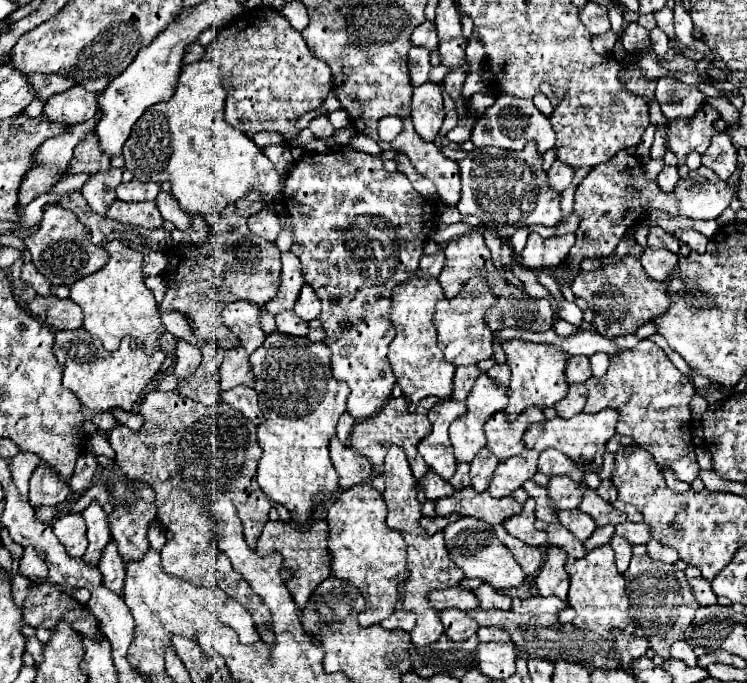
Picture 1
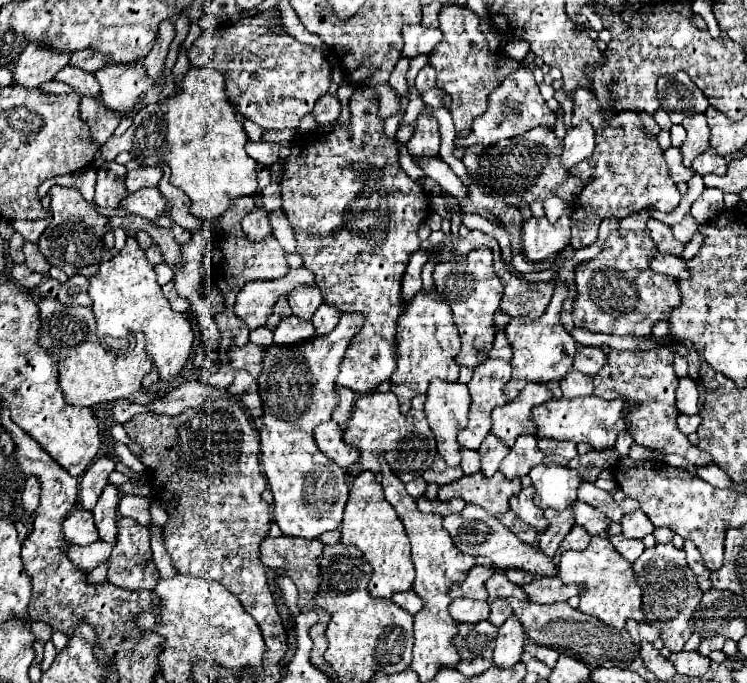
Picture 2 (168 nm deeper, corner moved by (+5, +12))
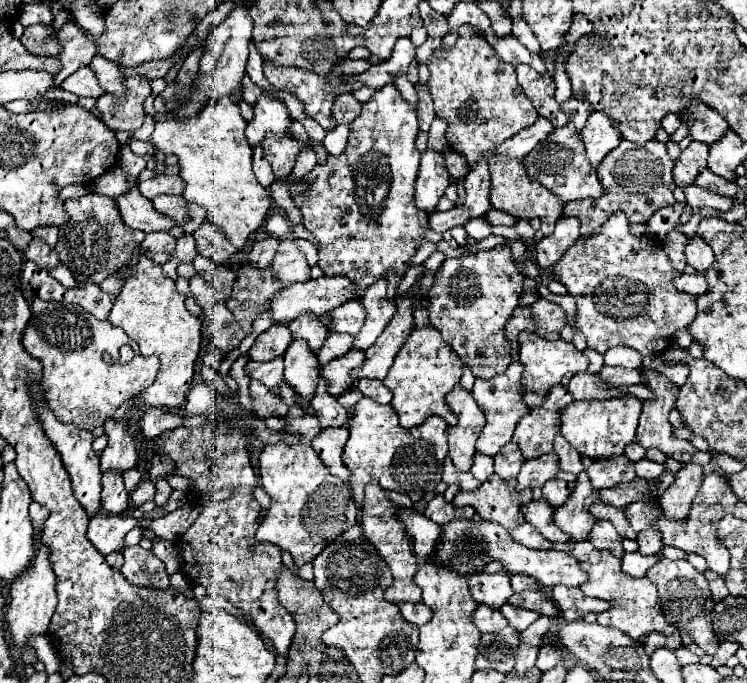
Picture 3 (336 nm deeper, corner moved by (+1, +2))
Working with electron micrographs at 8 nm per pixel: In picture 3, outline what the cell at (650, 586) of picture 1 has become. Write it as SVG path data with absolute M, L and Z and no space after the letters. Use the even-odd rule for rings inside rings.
M665 556L659 558L659 562L647 572L647 578L657 586L663 616L667 622L671 622L679 632L685 632L691 636L691 640L703 648L705 654L715 654L719 640L713 634L711 622L713 622L713 598L709 592L709 582L701 572L697 572L689 560L669 560Z

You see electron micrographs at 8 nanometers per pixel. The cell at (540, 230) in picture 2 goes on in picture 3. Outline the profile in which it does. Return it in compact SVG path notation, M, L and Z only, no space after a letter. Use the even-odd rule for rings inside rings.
M561 218L551 236L543 236L535 246L535 262L541 268L553 266L559 256L577 242L579 238L579 220L577 218Z

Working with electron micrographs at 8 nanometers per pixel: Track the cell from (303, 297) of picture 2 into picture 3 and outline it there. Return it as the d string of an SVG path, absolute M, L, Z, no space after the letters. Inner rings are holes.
M301 314L299 318L295 318L291 324L289 324L291 332L293 332L293 338L303 338L309 342L311 350L319 350L323 340L327 338L327 328L323 326L321 318L317 314Z

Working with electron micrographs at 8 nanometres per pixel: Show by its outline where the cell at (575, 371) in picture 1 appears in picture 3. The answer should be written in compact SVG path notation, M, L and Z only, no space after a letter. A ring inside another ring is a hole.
M603 366L603 370L599 372L599 376L603 376L603 380L615 388L619 386L631 386L631 384L639 384L641 376L639 370L625 370L621 366Z

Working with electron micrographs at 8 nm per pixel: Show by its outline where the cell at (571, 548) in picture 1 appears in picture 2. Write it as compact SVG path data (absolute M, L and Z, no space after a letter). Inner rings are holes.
M573 526L571 528L571 532L565 536L565 540L561 542L561 548L559 548L558 554L556 555L555 562L558 564L558 559L560 558L563 552L567 552L567 550L585 550L587 546L589 546L589 540L591 540L591 536L587 534L587 532L583 532L583 528L581 526Z

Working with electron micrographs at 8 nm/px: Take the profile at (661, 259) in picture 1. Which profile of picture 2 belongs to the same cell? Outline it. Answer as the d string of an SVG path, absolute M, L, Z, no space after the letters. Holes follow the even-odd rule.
M657 252L657 254L655 254L655 260L651 260L651 268L653 268L655 272L673 276L673 278L677 278L677 280L691 278L691 274L689 274L683 258L667 256L667 254L661 254L661 252Z

